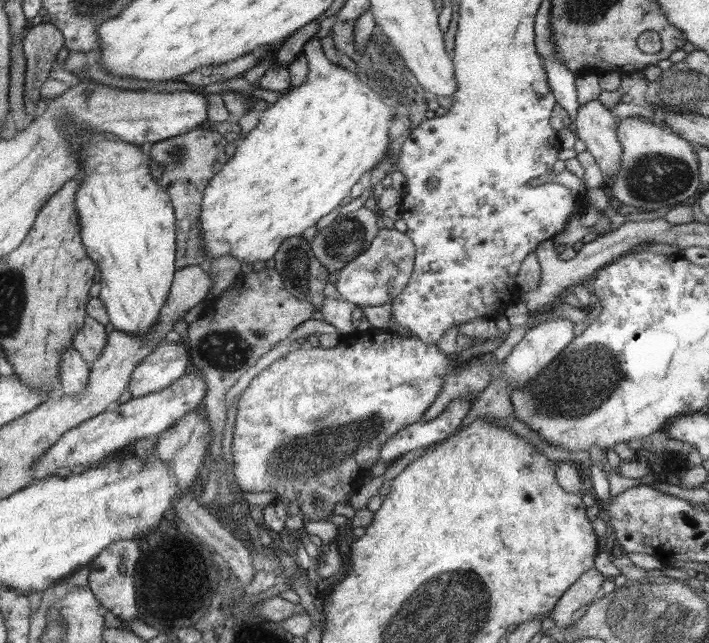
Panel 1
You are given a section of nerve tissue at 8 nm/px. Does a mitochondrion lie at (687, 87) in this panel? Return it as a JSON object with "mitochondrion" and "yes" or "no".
{"mitochondrion":"yes"}

